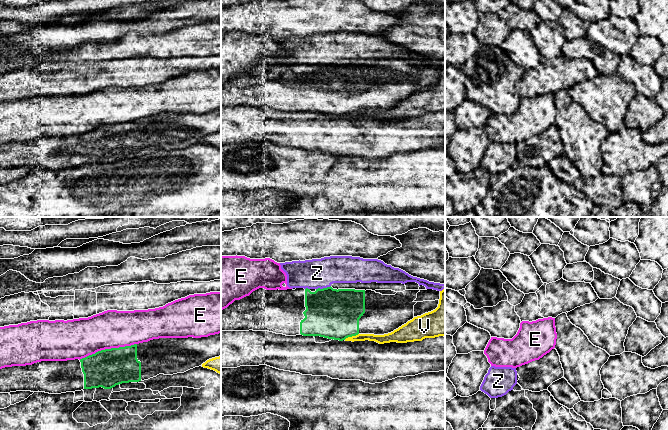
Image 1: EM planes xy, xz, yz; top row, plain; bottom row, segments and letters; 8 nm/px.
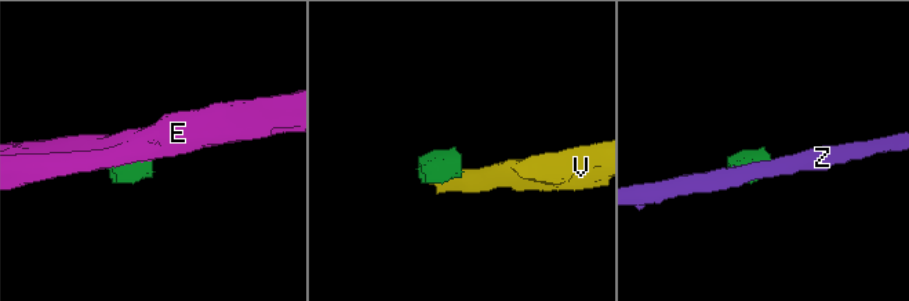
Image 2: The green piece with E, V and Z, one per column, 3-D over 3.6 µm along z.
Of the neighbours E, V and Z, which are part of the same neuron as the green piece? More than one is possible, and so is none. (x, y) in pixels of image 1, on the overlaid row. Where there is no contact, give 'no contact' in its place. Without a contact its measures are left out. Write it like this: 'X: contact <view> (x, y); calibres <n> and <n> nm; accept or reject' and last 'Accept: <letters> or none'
E: contact xy (107, 349); calibres 300 and 320 nm; reject
V: contact xz (351, 336); calibres 400 and 80 nm; reject
Z: contact xz (323, 288); calibres 400 and 240 nm; reject
Accept: none

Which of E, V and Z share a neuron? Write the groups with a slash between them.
E / V / Z

